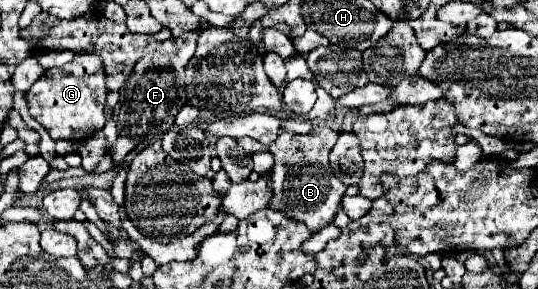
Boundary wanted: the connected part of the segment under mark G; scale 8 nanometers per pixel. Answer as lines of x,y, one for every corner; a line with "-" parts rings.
81,55
75,61
59,67
47,69
41,79
37,79
25,93
29,115
51,135
51,139
81,141
93,137
105,125
105,71
103,61
97,55

